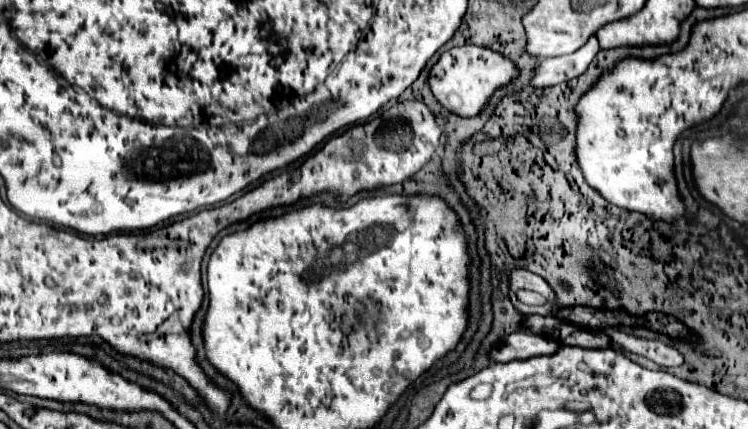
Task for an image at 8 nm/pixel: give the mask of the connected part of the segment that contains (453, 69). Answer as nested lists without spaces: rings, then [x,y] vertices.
[[[464,45],[454,47],[440,55],[440,59],[434,63],[434,67],[428,73],[428,85],[436,101],[450,113],[458,117],[476,117],[480,109],[486,105],[494,89],[508,83],[512,77],[516,77],[516,65],[494,51],[488,51],[486,47],[476,45]]]

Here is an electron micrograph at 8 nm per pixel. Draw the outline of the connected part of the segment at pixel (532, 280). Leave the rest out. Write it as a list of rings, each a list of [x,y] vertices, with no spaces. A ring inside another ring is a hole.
[[[516,269],[508,275],[508,299],[512,301],[512,305],[522,313],[522,315],[550,315],[554,309],[554,295],[552,289],[548,287],[548,283],[544,283],[544,279],[540,279],[538,275],[526,271],[526,269]],[[518,289],[530,289],[536,291],[544,297],[544,305],[524,305],[518,297],[516,291]]]

